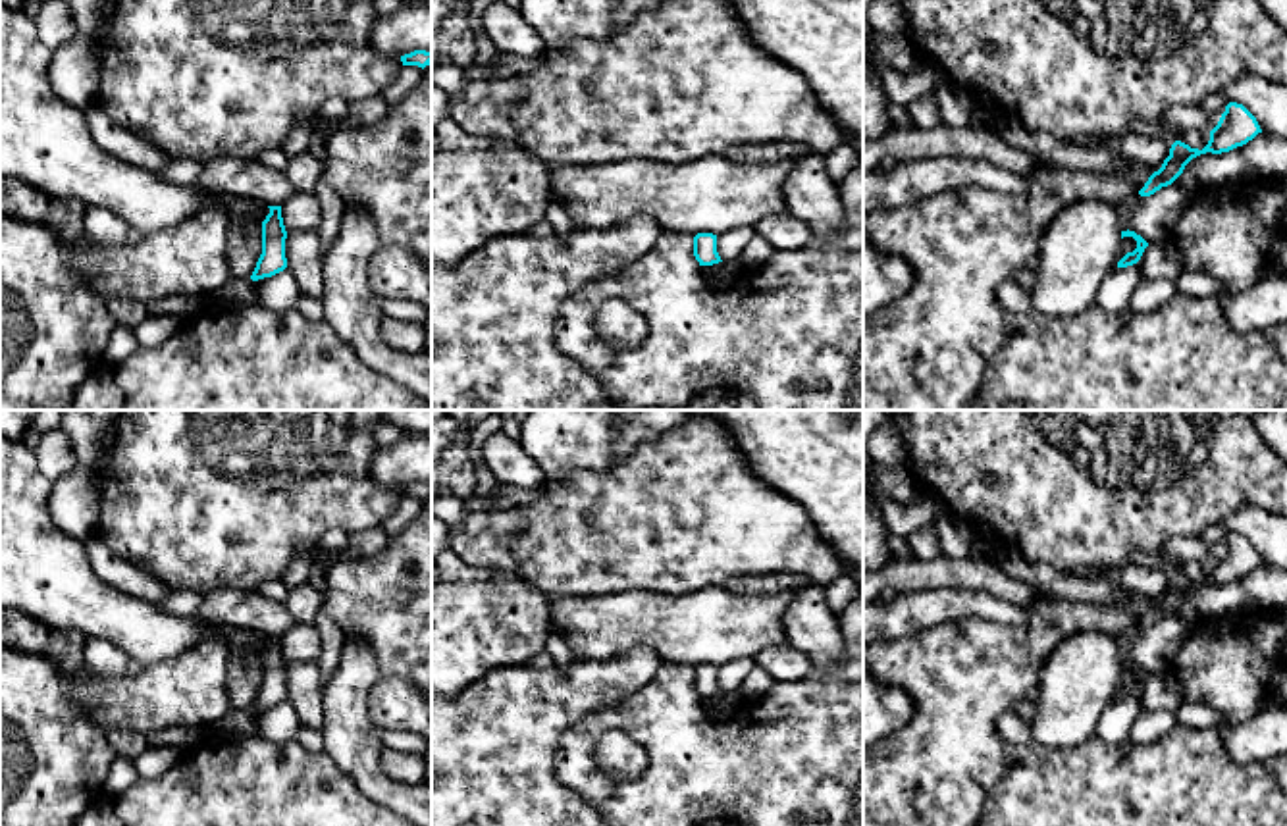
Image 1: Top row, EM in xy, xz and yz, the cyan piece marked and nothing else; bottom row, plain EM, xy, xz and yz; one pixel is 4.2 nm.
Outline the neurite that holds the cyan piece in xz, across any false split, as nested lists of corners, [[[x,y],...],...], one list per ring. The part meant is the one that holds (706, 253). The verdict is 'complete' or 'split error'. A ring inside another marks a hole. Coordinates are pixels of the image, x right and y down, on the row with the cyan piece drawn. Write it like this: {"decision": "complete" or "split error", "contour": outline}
{"decision": "complete", "contour": [[[697,233],[694,237],[694,256],[699,262],[699,266],[713,266],[722,262],[717,252],[717,235]]]}

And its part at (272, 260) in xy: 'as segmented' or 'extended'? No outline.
as segmented

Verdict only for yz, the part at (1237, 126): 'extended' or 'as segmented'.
as segmented

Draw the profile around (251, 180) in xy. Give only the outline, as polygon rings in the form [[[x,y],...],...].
[[[222,158],[202,166],[197,187],[227,196],[241,196],[266,206],[283,206],[297,191],[283,171],[258,160]]]

